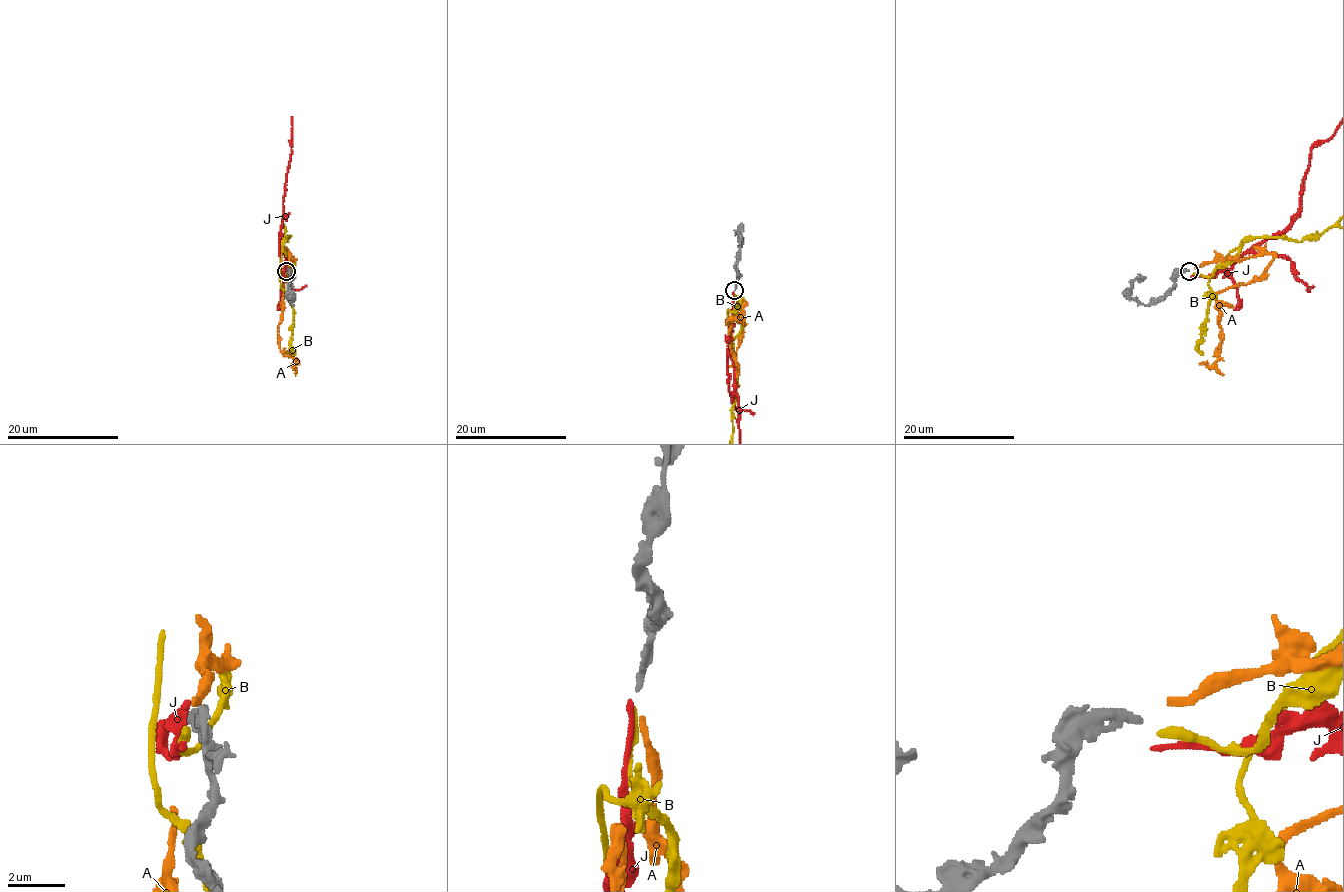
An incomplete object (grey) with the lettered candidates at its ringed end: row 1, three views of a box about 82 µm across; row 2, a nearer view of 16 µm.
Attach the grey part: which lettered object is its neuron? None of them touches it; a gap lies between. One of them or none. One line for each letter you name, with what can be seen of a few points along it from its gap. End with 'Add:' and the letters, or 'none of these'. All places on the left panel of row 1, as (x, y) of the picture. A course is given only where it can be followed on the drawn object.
B: course (285, 274), (292, 260), (281, 214), (292, 165), (320, 162), (352, 180), (395, 225)
Add: B

